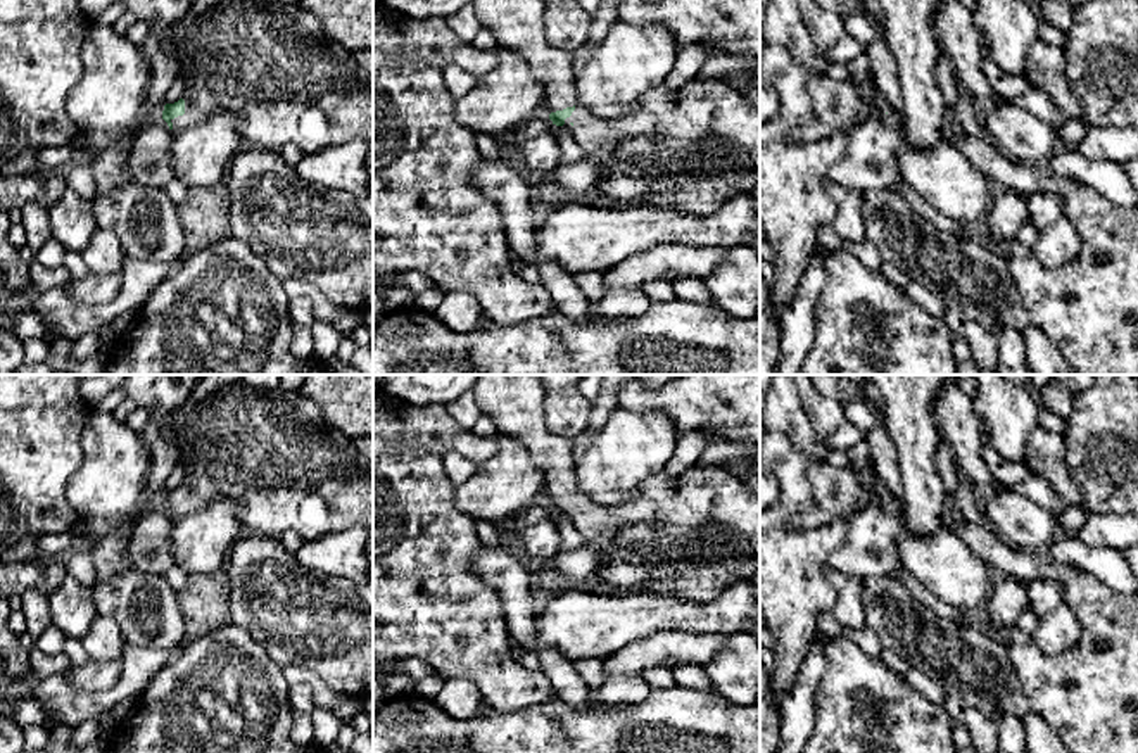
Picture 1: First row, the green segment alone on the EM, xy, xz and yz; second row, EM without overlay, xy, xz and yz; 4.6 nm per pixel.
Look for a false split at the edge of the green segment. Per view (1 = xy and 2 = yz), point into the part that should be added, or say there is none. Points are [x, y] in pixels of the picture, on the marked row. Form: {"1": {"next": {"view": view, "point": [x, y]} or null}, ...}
{"1": {"next": {"view": "xy", "point": [271, 64]}}, "2": {"next": null}}

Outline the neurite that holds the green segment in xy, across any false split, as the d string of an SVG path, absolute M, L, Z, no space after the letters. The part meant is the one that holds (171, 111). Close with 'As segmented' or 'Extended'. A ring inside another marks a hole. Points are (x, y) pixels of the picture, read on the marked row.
M223 0L192 21L176 54L185 93L162 111L173 131L224 111L242 119L242 136L252 149L280 152L295 143L307 154L373 138L373 88L354 52L332 41L321 22L295 3Z. Extended

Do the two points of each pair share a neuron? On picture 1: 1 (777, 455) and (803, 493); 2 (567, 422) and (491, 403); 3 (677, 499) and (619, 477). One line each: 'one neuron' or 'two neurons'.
1: one neuron
2: two neurons
3: two neurons

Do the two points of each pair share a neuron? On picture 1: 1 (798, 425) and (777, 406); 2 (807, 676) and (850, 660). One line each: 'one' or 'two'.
1: one
2: two

